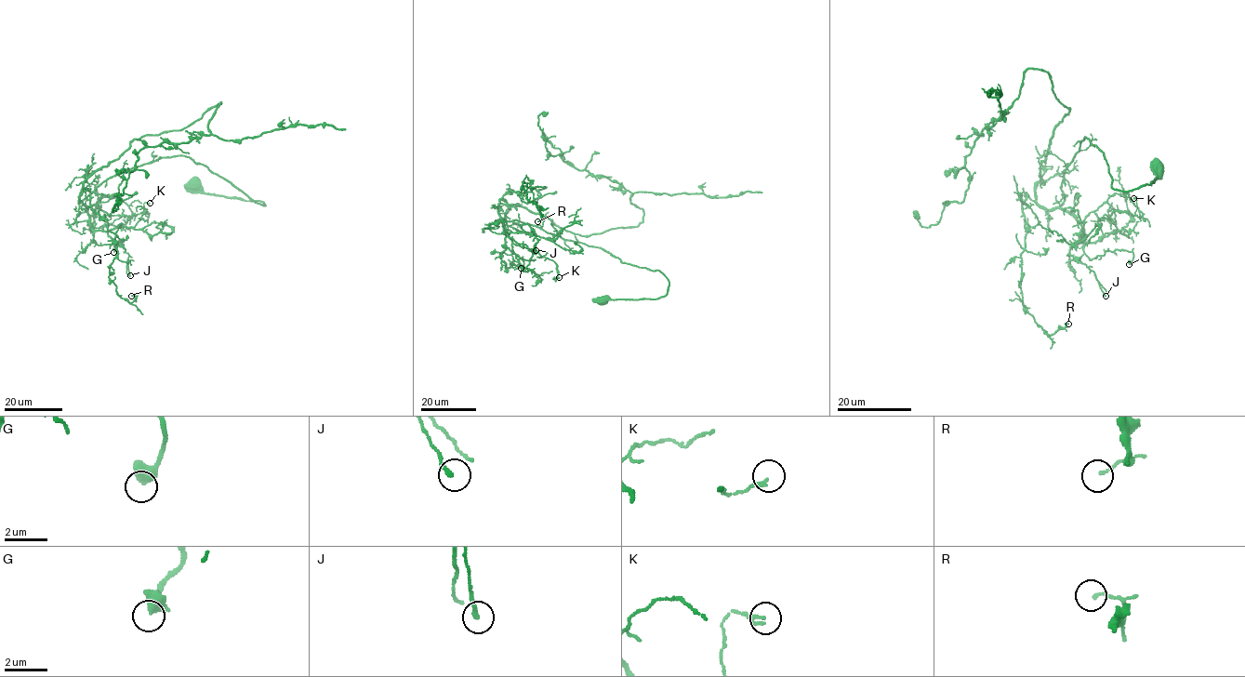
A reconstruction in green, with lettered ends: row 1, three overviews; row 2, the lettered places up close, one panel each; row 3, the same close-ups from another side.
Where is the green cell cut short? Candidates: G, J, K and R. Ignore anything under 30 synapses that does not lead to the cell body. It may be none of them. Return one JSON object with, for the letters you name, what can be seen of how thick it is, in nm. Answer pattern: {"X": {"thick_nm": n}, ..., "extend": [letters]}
{"extend": []}

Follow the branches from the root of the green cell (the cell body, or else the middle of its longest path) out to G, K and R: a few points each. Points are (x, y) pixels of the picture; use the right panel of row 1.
G: (1154, 166), (1151, 185), (1118, 191), (1085, 137), (1064, 172), (1060, 206), (1084, 253), (1127, 250), (1129, 264)
K: (1154, 166), (1151, 185), (1118, 191), (1104, 153), (1080, 141), (1060, 206), (1081, 222), (1135, 216), (1133, 198)
R: (1154, 166), (1151, 185), (1118, 191), (1085, 137), (1062, 204), (1026, 194), (1023, 307), (1048, 335), (1068, 324)

